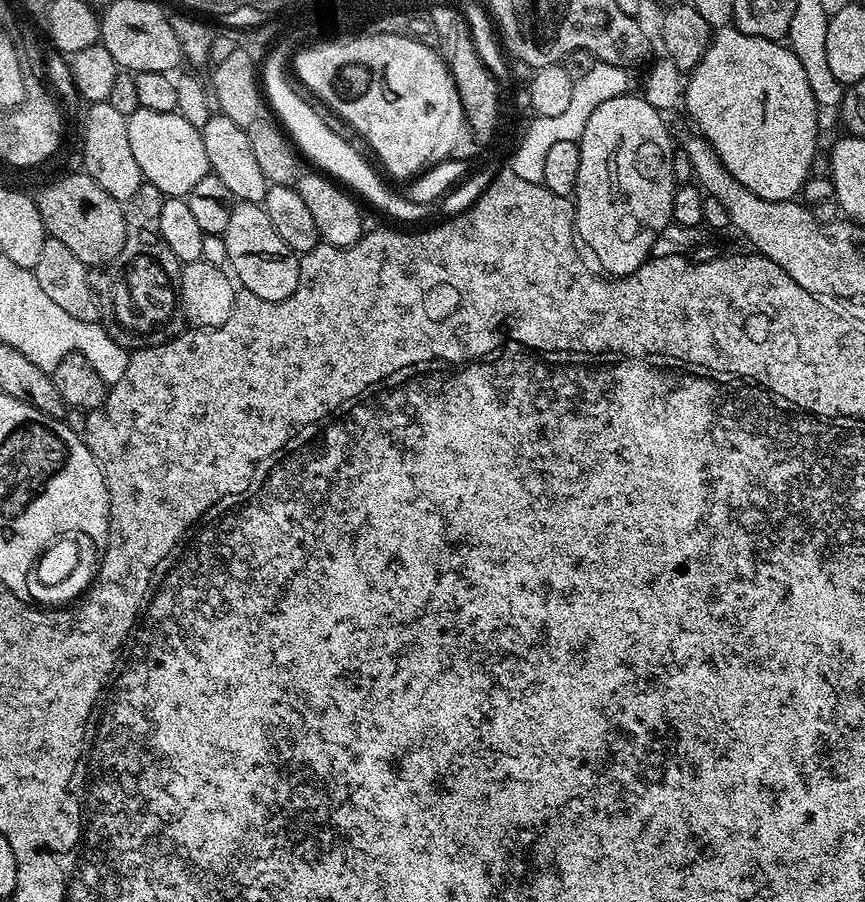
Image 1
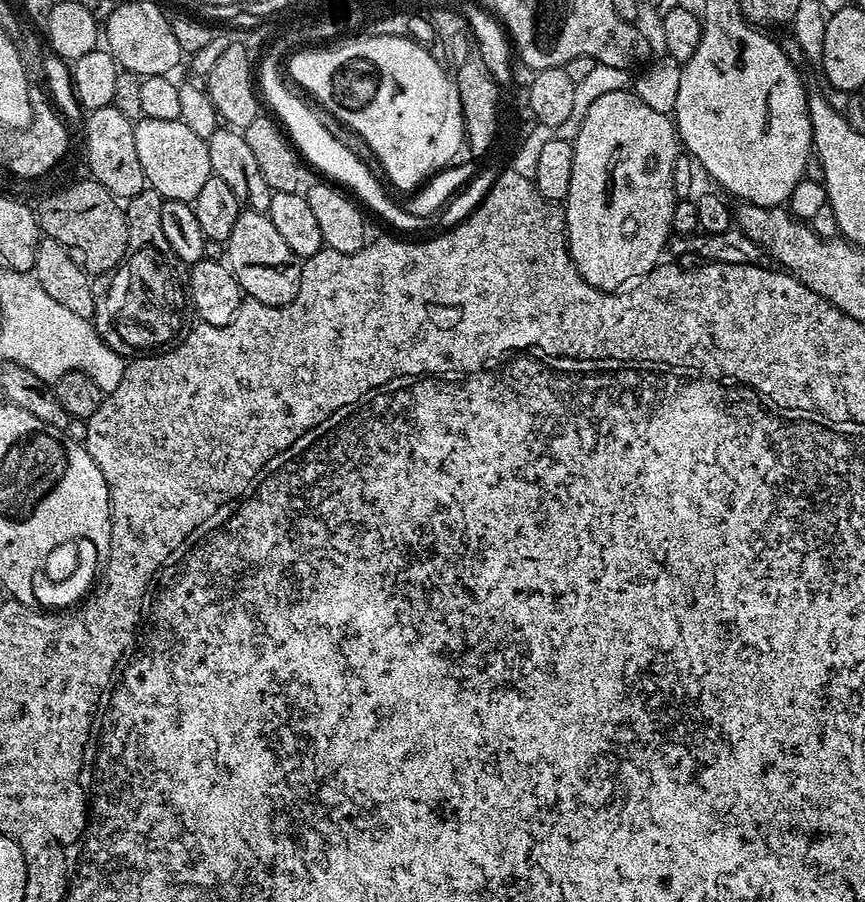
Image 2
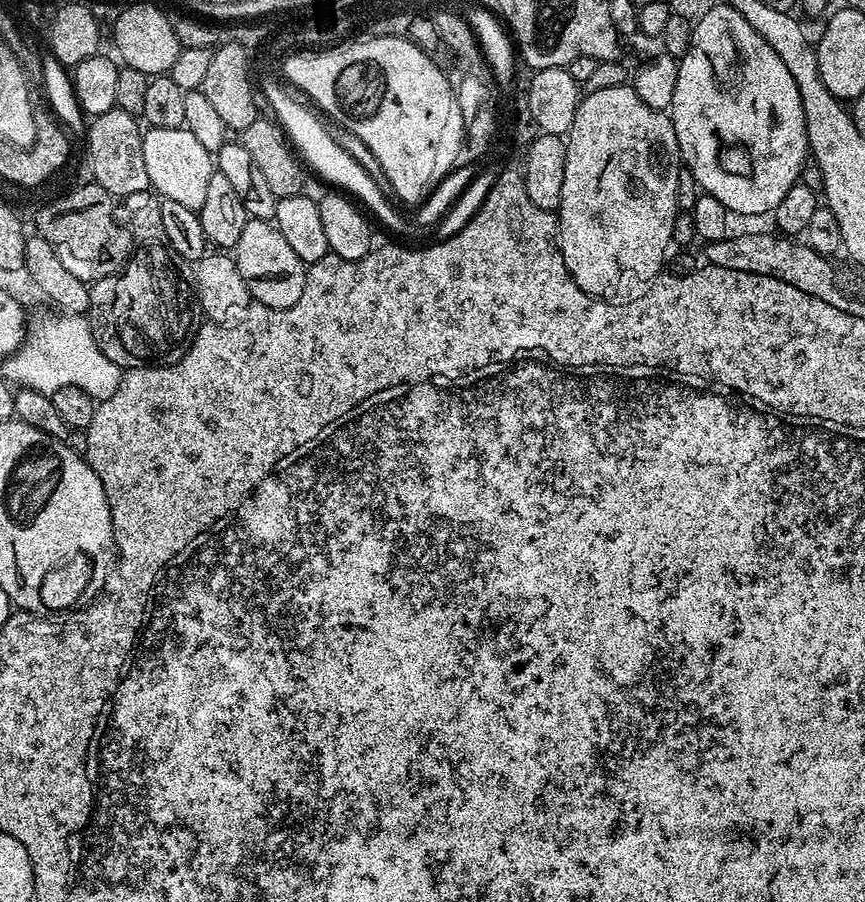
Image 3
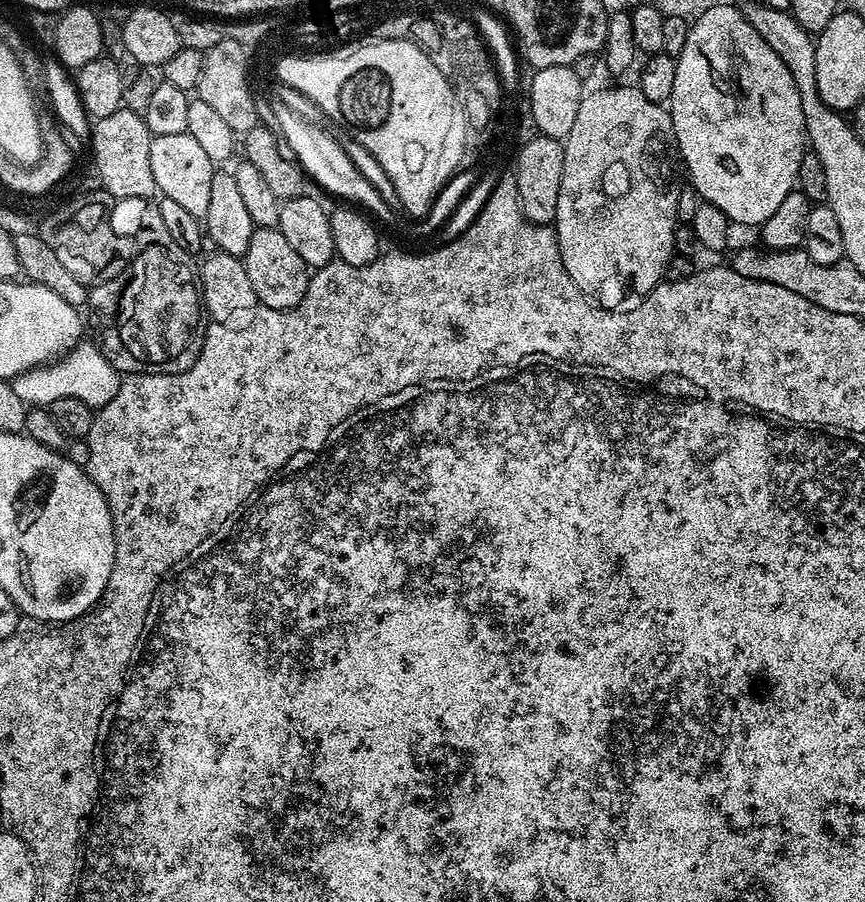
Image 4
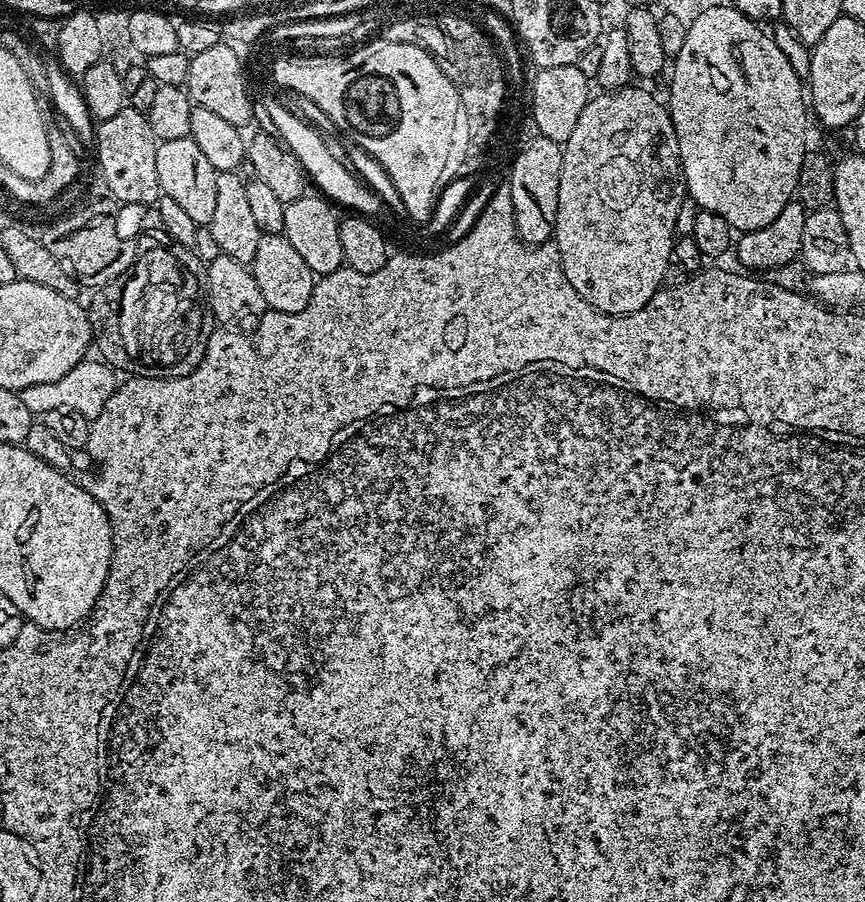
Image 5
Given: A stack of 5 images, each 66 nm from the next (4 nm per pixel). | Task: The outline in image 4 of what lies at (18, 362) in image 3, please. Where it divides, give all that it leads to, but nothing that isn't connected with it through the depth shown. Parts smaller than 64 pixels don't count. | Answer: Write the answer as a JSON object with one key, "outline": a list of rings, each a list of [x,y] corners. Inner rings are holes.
{"outline":[[[81,342],[67,355],[43,367],[30,369],[17,374],[10,380],[14,394],[25,406],[51,406],[58,398],[78,398],[78,402],[86,402],[94,410],[106,406],[114,394],[118,394],[121,373],[101,354],[92,342]]]}

